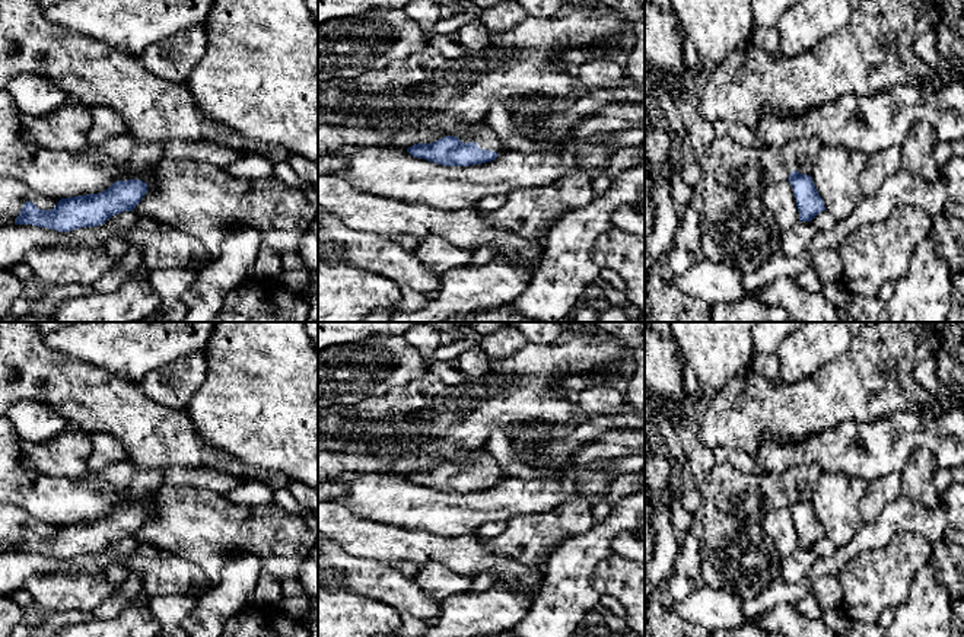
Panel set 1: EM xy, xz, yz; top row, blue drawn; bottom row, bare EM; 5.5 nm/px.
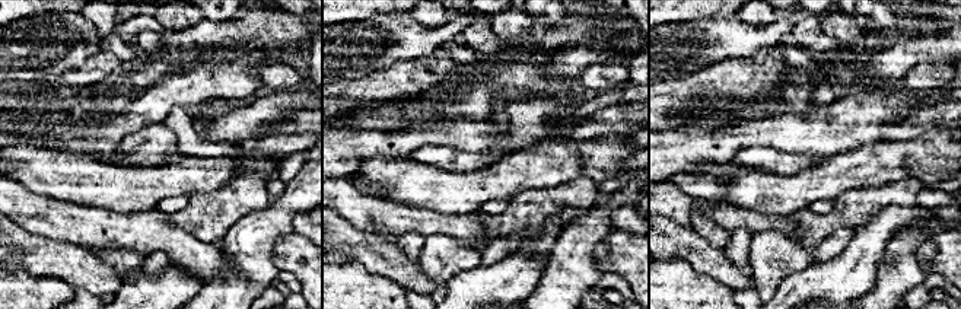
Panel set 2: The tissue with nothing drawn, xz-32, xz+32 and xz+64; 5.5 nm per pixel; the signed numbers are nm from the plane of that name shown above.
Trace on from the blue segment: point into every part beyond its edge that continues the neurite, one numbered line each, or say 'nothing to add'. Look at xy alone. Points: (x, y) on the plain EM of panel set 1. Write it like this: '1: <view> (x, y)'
nothing to add

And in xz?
1: xz (486, 465)

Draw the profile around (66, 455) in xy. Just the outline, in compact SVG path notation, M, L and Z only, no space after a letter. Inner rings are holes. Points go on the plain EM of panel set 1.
M69 426L51 440L38 443L20 440L19 445L25 469L66 478L85 477L93 450L90 434L74 426Z

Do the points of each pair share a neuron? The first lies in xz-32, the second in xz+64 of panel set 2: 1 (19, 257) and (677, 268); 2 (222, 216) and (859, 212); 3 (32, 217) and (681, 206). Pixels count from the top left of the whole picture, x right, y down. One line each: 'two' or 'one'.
1: two
2: one
3: one

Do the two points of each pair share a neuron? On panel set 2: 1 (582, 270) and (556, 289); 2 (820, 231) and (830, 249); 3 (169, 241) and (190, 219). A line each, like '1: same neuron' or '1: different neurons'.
1: same neuron
2: different neurons
3: different neurons

